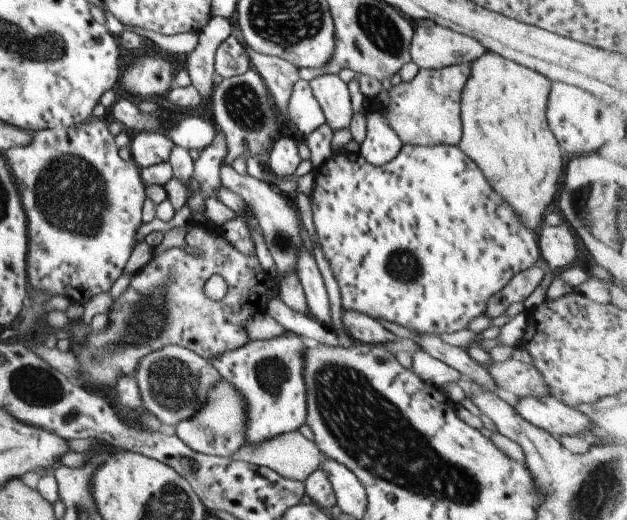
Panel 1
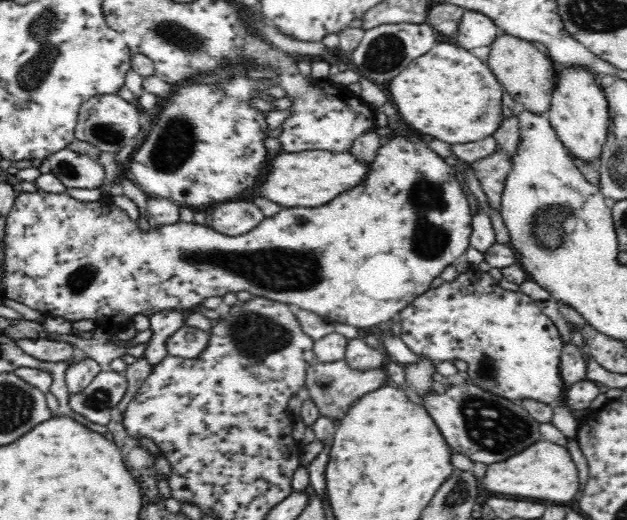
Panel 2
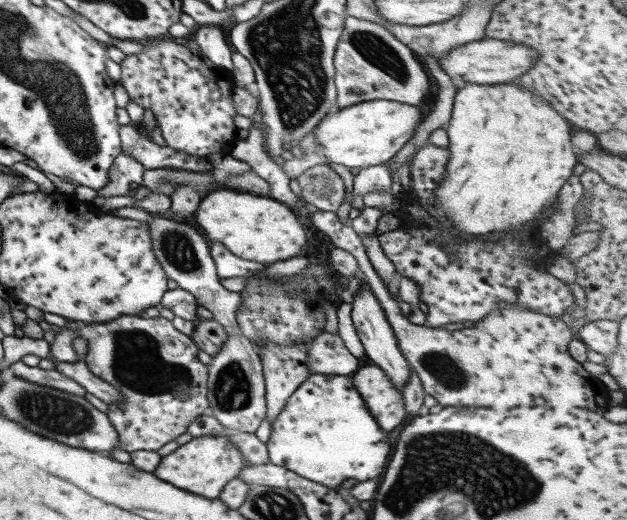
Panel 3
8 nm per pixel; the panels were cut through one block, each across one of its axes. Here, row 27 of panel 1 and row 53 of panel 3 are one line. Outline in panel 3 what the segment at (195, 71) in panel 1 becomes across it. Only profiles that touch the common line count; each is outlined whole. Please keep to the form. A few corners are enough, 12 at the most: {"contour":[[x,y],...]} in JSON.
{"contour":[[200,25],[194,46],[217,66],[233,69],[221,28]]}

